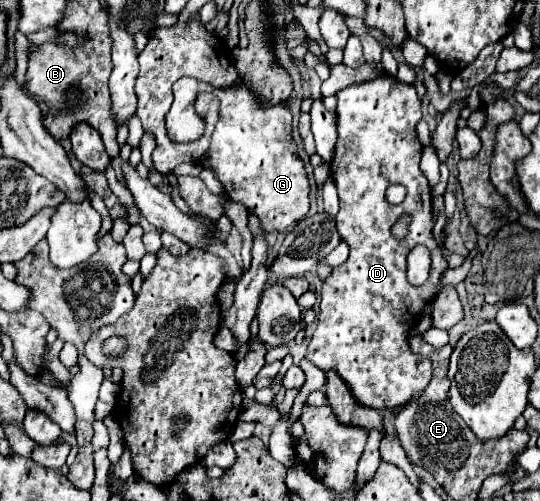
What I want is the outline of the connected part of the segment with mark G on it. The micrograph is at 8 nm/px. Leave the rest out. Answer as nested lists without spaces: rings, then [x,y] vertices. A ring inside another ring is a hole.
[[[244,82],[224,90],[206,84],[204,92],[212,92],[220,100],[220,120],[202,166],[214,172],[232,202],[242,204],[260,220],[264,234],[284,232],[302,220],[310,208],[308,174],[292,140],[292,112],[284,102],[262,104]]]

